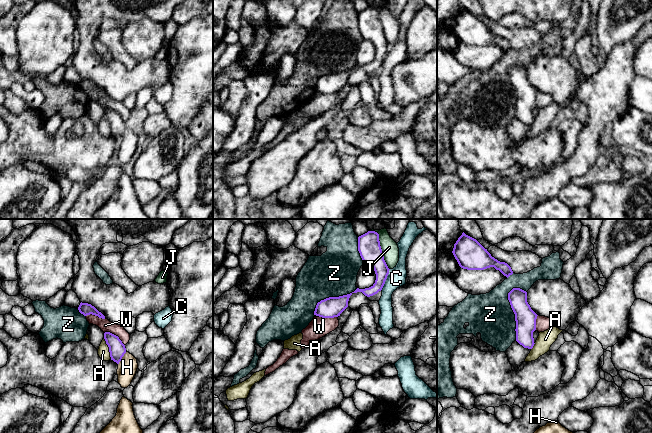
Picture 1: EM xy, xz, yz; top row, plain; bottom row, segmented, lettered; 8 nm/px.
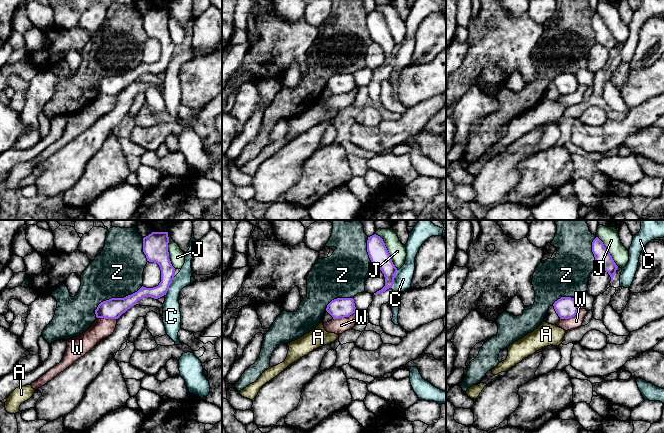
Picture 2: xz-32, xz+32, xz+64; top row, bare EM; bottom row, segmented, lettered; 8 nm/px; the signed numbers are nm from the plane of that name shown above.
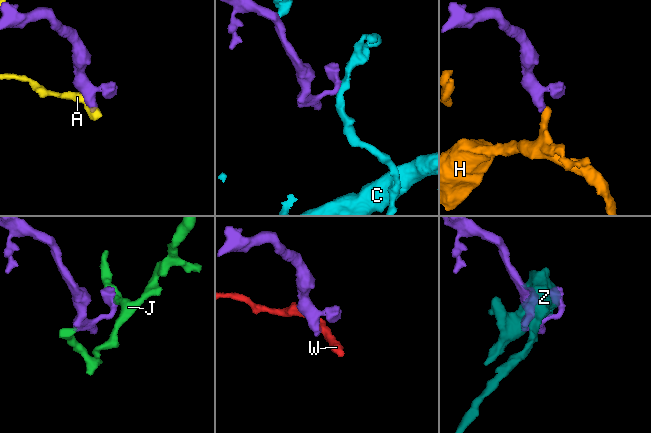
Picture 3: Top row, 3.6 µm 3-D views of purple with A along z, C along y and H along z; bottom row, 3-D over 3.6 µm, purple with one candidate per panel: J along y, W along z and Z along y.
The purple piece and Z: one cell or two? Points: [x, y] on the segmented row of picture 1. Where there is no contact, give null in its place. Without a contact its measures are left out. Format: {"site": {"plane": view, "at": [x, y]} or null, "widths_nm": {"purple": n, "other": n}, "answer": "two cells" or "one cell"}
{"site": {"plane": "yz", "at": [514, 313]}, "widths_nm": {"purple": 170, "other": 340}, "answer": "two cells"}

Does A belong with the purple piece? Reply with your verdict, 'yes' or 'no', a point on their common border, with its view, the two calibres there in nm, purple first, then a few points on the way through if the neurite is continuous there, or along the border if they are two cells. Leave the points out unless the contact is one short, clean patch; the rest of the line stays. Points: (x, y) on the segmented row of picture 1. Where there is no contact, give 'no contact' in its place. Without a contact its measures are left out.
no; contact xy (109, 348); calibres 130 and 90 nm; border xy (103, 338), (111, 358)

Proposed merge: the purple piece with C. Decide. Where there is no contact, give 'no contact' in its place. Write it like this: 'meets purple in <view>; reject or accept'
meets purple in xz; reject

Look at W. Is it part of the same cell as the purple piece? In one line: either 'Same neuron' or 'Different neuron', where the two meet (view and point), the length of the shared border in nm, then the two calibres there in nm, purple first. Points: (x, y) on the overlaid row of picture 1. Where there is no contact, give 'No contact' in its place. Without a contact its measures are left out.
Different neuron. Touches purple at xy (115, 335). Shared border 200 nm. Thickness 130 nm (purple) against 100 nm

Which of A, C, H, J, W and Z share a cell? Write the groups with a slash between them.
A / C / H / J / W / Z

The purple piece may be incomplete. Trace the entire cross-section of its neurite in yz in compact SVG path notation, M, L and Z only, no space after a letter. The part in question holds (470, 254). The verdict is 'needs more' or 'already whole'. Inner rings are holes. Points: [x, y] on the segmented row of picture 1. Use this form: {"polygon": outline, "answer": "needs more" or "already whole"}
{"polygon": "M464 232L454 244L452 251L459 266L467 270L484 270L494 267L507 278L513 274L511 267L500 262L485 249L476 239L466 235Z", "answer": "already whole"}

